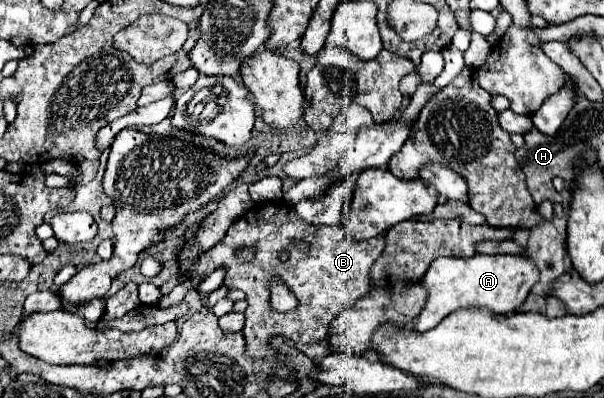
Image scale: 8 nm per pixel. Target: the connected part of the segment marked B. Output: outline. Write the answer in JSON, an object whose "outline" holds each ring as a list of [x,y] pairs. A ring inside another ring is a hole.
{"outline":[[[265,203],[253,205],[243,217],[239,217],[233,227],[227,231],[223,241],[219,241],[213,249],[199,257],[199,265],[193,271],[193,277],[207,277],[217,267],[227,267],[229,273],[225,277],[225,285],[231,289],[241,289],[247,293],[249,307],[245,311],[245,329],[243,335],[247,339],[247,347],[259,347],[261,343],[269,343],[271,337],[281,335],[293,343],[321,343],[331,335],[331,321],[337,313],[349,309],[357,297],[363,297],[371,289],[371,265],[377,261],[379,253],[385,249],[385,233],[381,237],[373,237],[369,241],[353,241],[341,225],[325,227],[325,225],[309,225],[301,221],[293,207],[285,203]],[[295,239],[309,245],[309,249],[293,247],[291,259],[281,263],[277,255],[291,245]],[[237,249],[255,249],[255,257],[251,261],[237,259]],[[269,277],[281,277],[287,283],[287,289],[293,291],[299,305],[289,313],[277,313],[269,305]]]}

